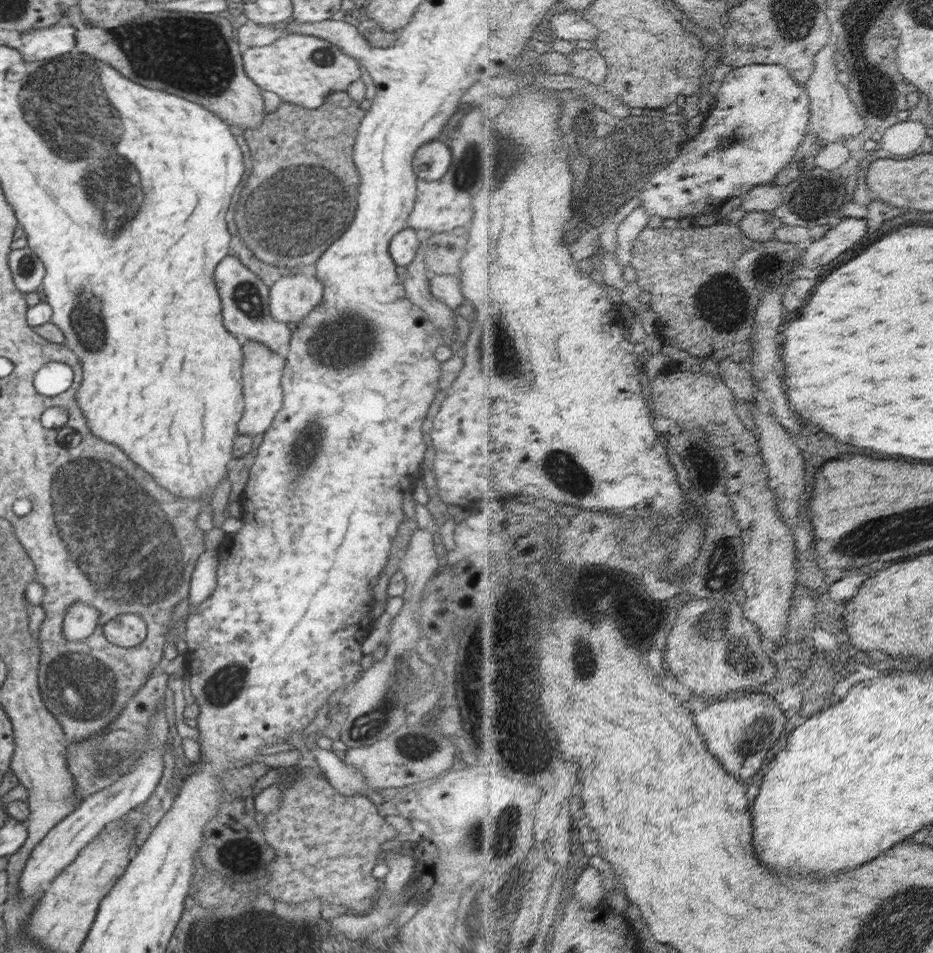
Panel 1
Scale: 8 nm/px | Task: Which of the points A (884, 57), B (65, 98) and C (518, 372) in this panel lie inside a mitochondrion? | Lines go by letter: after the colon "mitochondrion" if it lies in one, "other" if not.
A: other
B: mitochondrion
C: mitochondrion

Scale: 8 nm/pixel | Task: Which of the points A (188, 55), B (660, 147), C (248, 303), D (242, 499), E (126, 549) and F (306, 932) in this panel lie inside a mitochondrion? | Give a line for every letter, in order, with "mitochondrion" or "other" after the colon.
A: mitochondrion
B: mitochondrion
C: mitochondrion
D: other
E: mitochondrion
F: other

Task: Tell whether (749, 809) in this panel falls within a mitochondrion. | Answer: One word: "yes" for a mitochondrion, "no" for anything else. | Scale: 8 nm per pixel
no

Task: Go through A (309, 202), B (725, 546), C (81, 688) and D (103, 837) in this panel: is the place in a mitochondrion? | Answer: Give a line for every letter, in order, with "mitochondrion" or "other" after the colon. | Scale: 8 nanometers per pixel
A: mitochondrion
B: other
C: mitochondrion
D: other

